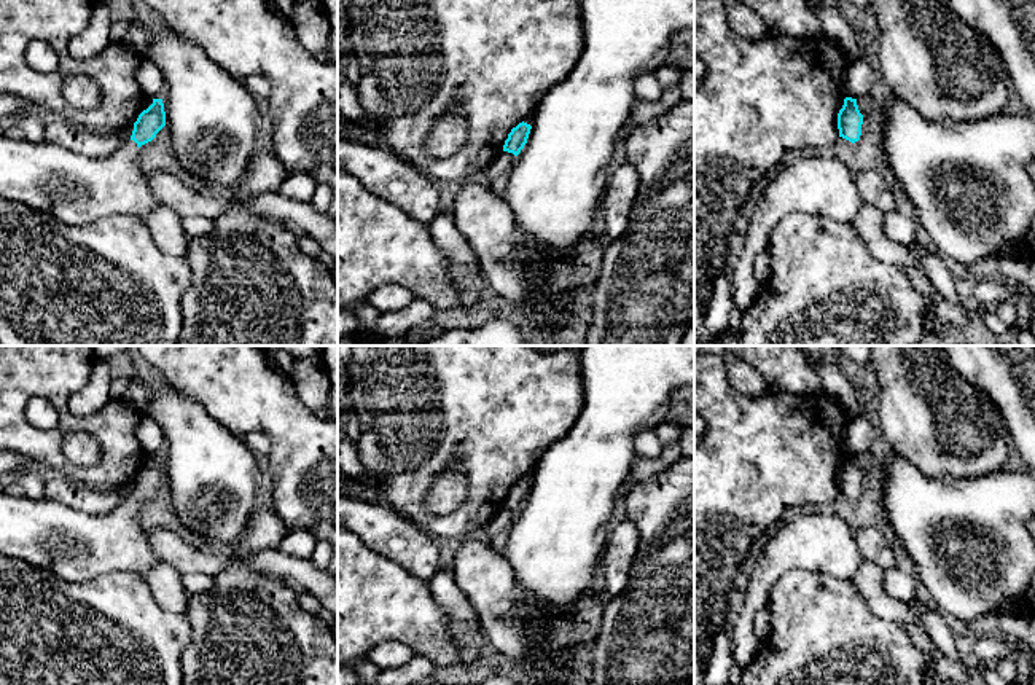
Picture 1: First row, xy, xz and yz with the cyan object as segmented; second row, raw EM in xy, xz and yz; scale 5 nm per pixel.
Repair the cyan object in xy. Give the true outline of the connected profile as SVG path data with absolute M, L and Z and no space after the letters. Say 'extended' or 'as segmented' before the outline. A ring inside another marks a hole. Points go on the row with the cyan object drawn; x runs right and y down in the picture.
extended; M153 99L134 123L131 139L105 158L80 155L46 140L40 143L13 140L0 132L0 198L41 210L72 226L84 226L115 215L145 220L161 204L148 185L148 174L137 164L139 148L151 142L164 126L162 99Z

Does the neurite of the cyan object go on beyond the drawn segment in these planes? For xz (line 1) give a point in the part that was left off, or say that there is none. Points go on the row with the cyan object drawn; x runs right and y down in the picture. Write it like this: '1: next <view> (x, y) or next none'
1: next none

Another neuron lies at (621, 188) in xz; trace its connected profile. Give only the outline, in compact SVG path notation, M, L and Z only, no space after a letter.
M626 162L615 172L607 174L605 180L602 217L608 237L618 239L624 234L631 220L631 212L640 186L640 175Z

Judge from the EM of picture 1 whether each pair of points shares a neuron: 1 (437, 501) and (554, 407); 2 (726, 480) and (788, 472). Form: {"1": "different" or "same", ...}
{"1": "different", "2": "same"}

